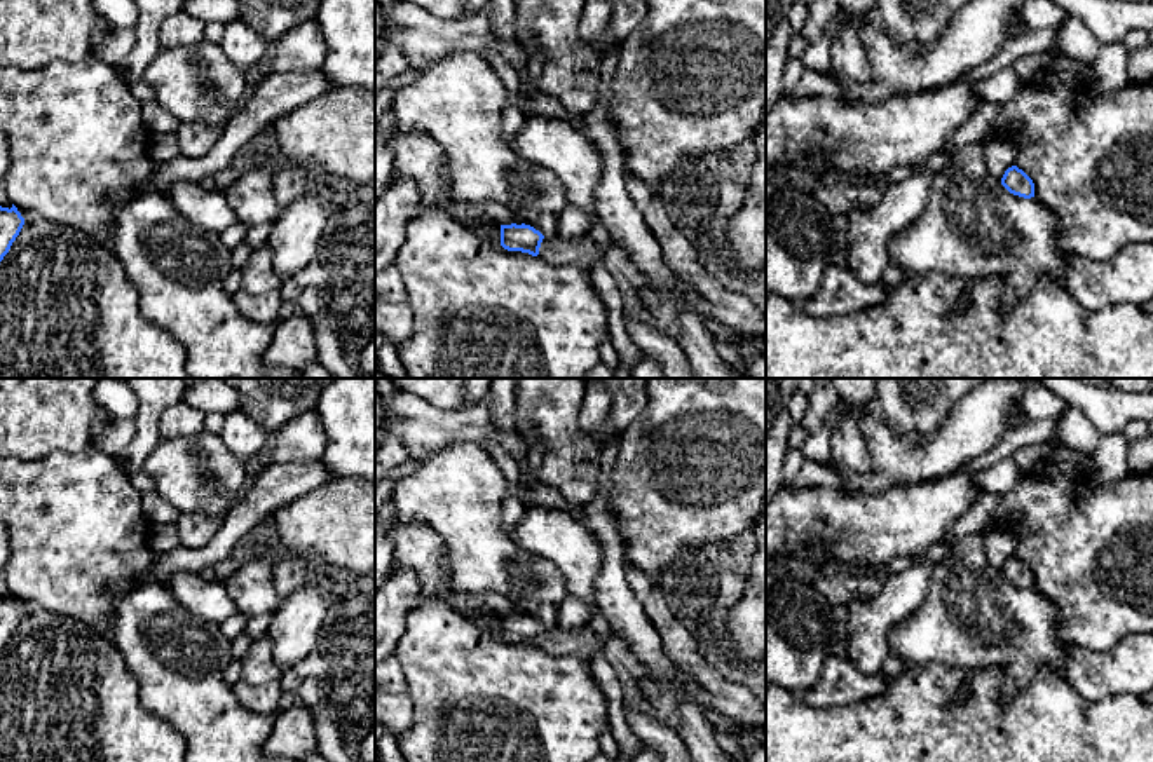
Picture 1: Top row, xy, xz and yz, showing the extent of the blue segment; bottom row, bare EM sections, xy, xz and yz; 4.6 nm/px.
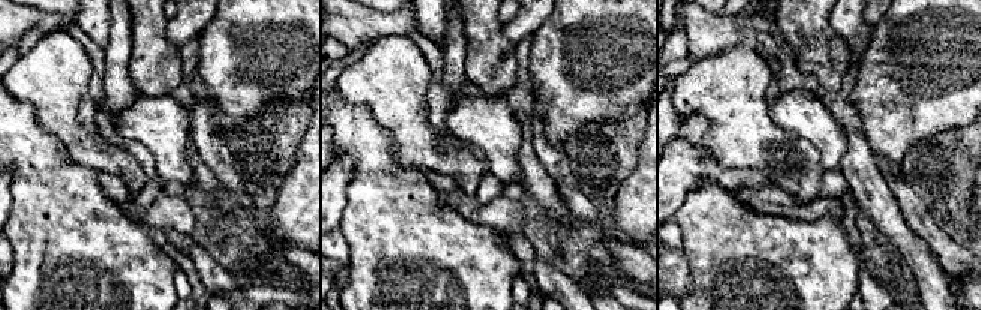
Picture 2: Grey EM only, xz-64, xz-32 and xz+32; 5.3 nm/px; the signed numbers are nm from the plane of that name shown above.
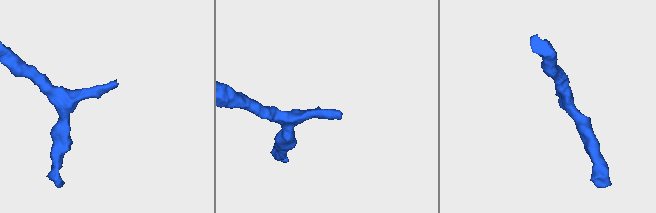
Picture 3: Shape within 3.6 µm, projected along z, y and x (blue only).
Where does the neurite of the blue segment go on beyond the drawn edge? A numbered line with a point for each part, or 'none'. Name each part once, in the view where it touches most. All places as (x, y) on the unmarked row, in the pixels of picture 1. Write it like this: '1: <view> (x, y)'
1: xz (583, 642)

